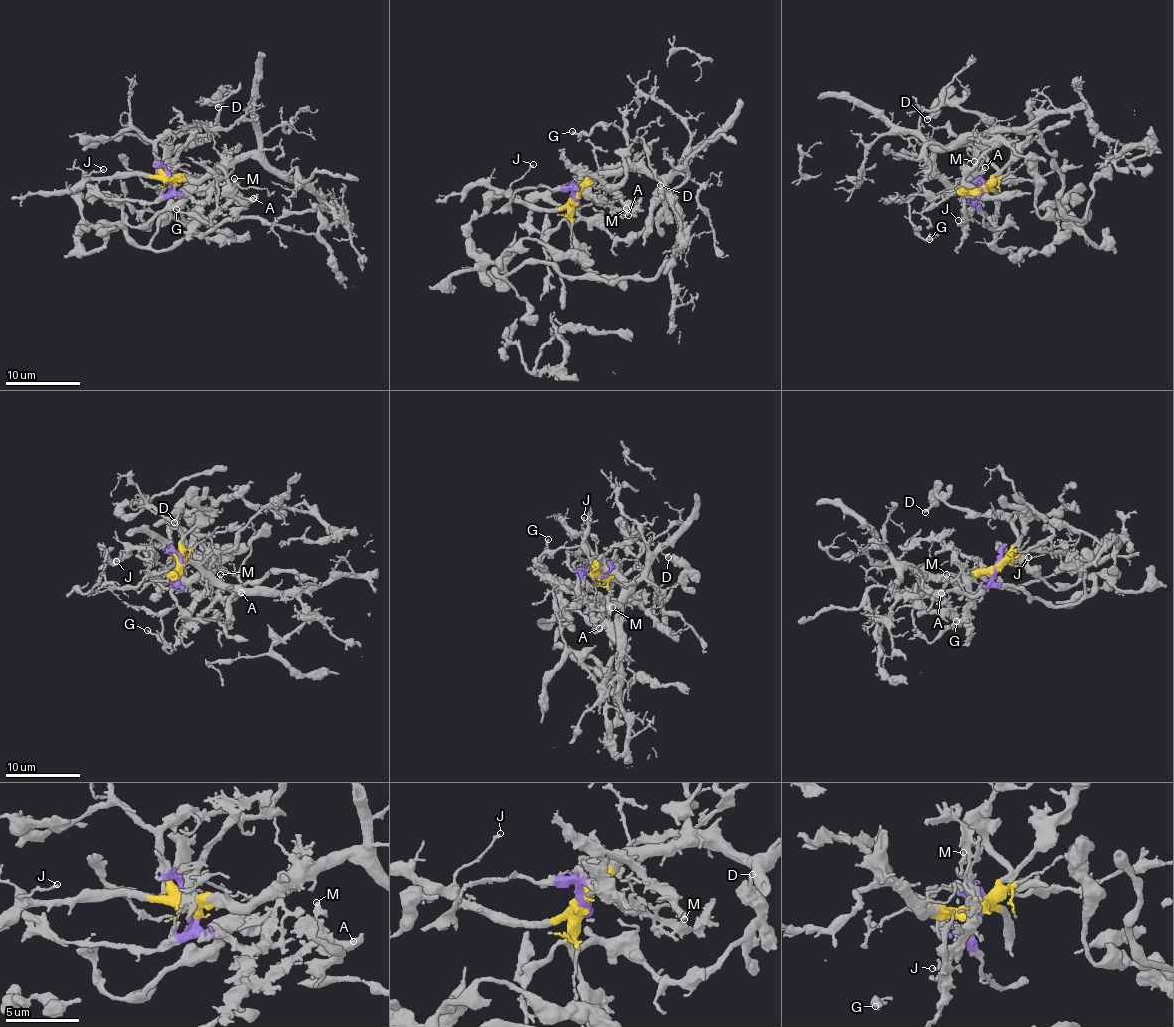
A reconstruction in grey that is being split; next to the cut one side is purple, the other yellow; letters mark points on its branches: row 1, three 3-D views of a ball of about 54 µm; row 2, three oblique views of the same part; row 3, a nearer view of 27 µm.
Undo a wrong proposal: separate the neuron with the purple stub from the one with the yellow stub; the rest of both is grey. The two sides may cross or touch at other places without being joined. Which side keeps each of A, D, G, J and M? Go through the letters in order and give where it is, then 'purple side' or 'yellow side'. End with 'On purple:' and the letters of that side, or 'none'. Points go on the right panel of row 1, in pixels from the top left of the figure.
A: (985, 167) | purple side
D: (927, 119) | yellow side
G: (929, 239) | yellow side
J: (958, 220) | yellow side
M: (974, 161) | purple side
On purple: A, M

